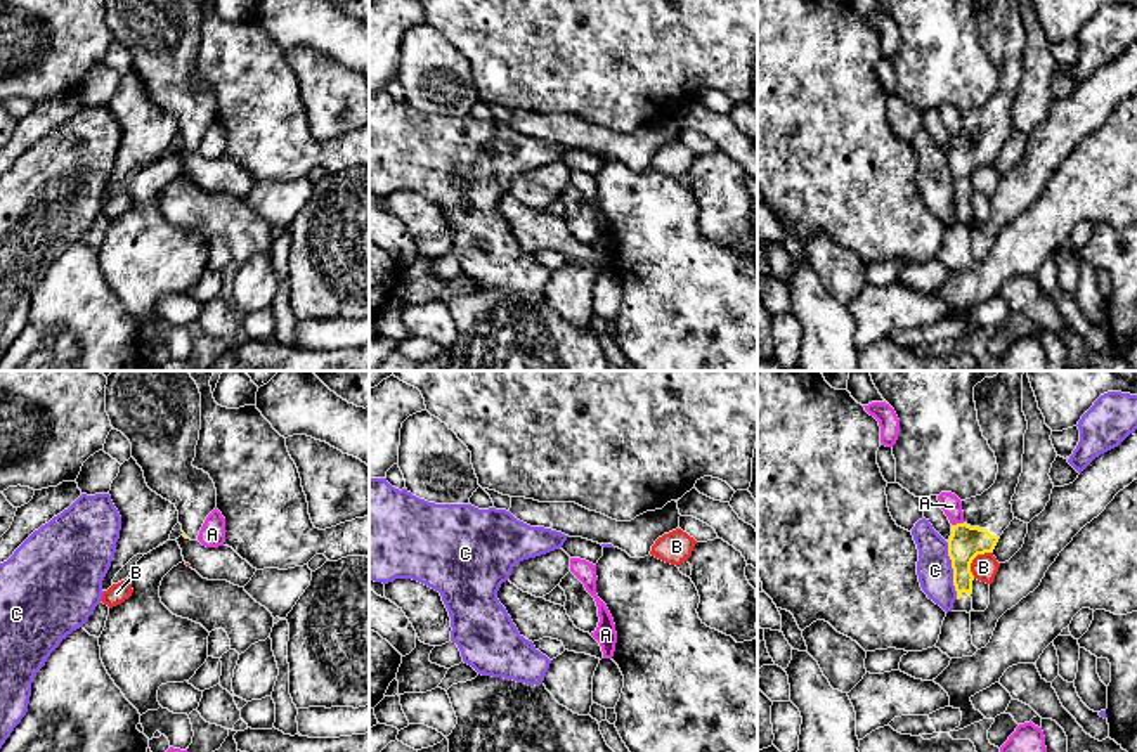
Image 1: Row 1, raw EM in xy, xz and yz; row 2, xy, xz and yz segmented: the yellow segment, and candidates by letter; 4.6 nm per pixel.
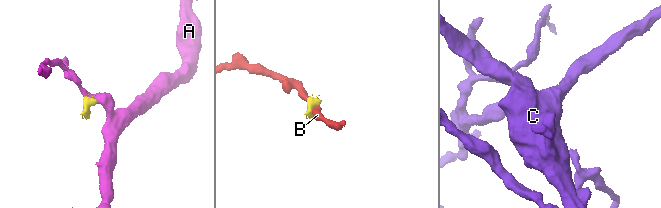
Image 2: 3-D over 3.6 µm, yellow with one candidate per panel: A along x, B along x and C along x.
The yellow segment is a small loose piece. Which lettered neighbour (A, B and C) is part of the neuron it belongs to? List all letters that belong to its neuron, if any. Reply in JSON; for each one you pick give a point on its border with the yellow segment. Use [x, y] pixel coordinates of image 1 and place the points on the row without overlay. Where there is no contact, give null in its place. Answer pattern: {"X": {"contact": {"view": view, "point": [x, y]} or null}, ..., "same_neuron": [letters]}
{"same_neuron": []}

